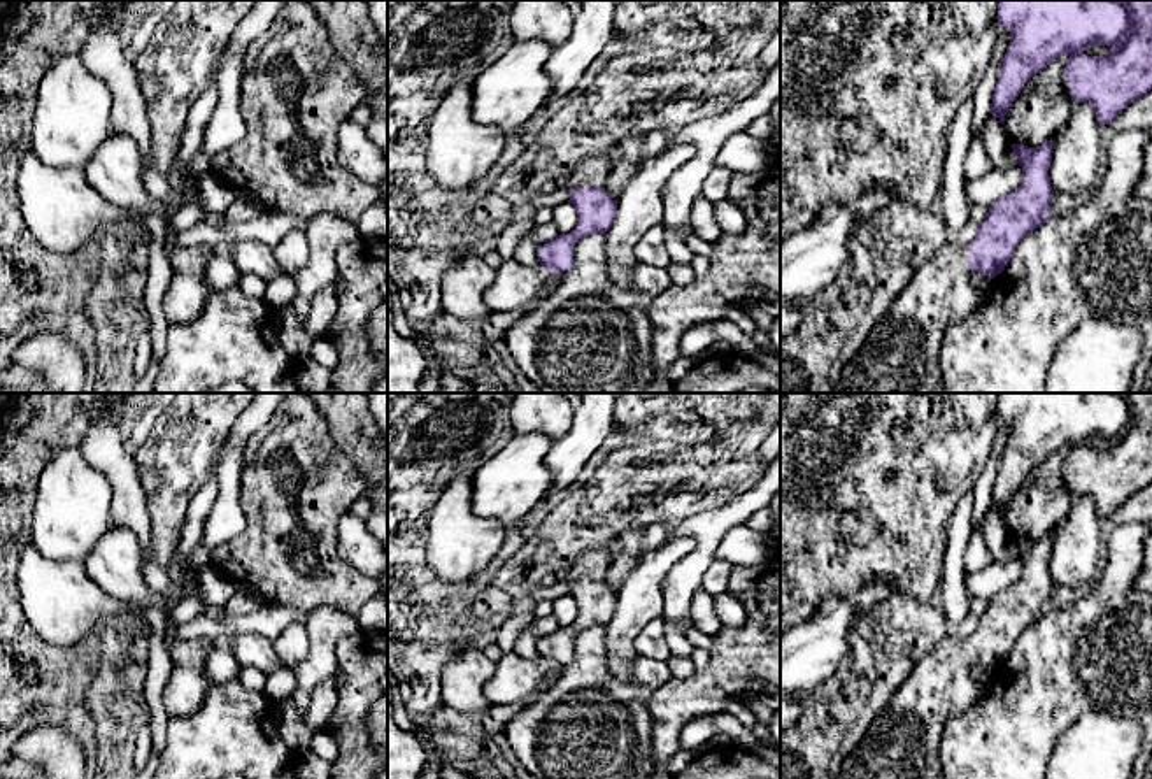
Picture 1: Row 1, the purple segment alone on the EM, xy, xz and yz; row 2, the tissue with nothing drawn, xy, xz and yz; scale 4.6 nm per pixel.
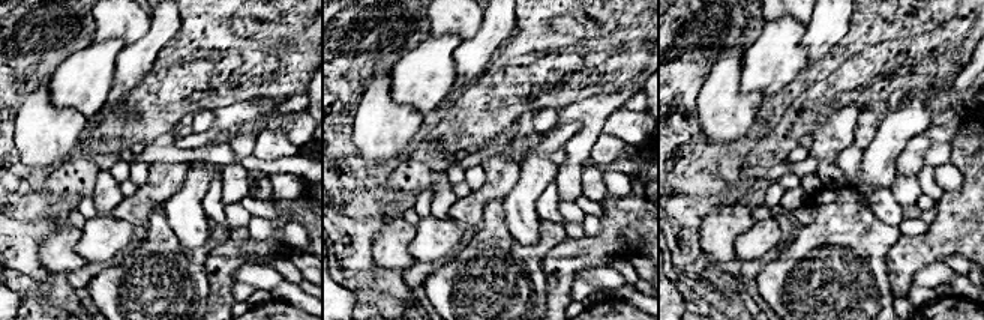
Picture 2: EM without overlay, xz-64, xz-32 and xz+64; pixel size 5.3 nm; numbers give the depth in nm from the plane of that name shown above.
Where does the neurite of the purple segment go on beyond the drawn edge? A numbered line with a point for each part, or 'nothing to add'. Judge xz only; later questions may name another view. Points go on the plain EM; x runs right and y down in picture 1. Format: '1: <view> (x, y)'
1: xz (595, 564)

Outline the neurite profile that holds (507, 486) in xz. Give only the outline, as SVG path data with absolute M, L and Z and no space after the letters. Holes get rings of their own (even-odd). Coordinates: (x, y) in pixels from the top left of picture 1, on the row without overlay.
M545 433L517 435L472 472L472 511L505 528L530 514L549 493L545 454L552 447Z

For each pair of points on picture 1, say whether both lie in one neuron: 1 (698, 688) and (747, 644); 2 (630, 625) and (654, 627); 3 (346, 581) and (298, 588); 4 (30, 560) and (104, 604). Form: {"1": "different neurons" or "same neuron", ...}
{"1": "same neuron", "2": "different neurons", "3": "same neuron", "4": "same neuron"}

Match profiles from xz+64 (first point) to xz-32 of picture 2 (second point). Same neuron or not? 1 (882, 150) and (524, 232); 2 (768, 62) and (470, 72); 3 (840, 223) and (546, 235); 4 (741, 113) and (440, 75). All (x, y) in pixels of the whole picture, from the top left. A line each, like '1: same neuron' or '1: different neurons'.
1: same neuron
2: different neurons
3: same neuron
4: different neurons

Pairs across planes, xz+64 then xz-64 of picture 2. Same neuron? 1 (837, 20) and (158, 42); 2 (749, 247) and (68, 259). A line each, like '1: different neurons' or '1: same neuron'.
1: same neuron
2: different neurons

